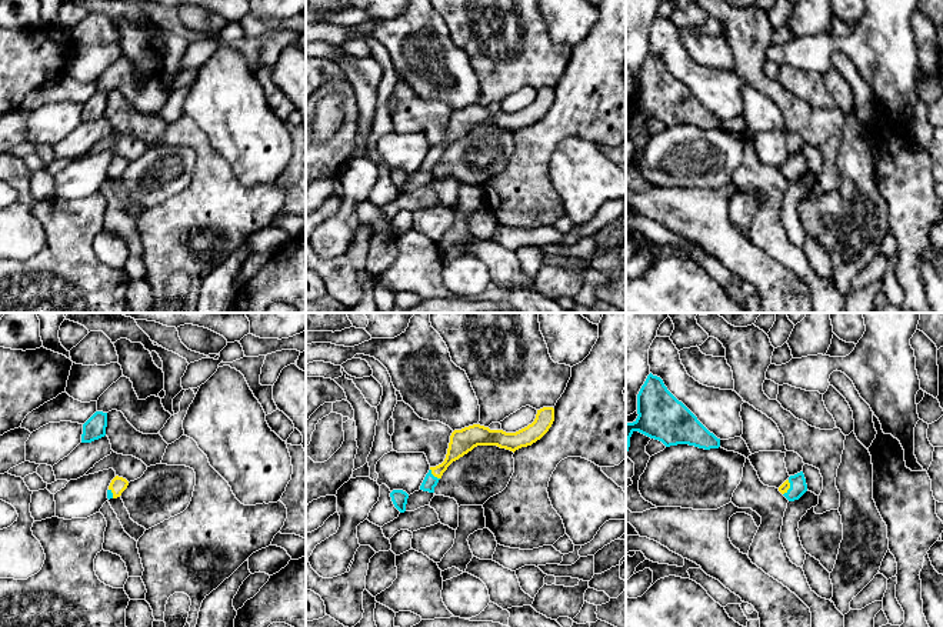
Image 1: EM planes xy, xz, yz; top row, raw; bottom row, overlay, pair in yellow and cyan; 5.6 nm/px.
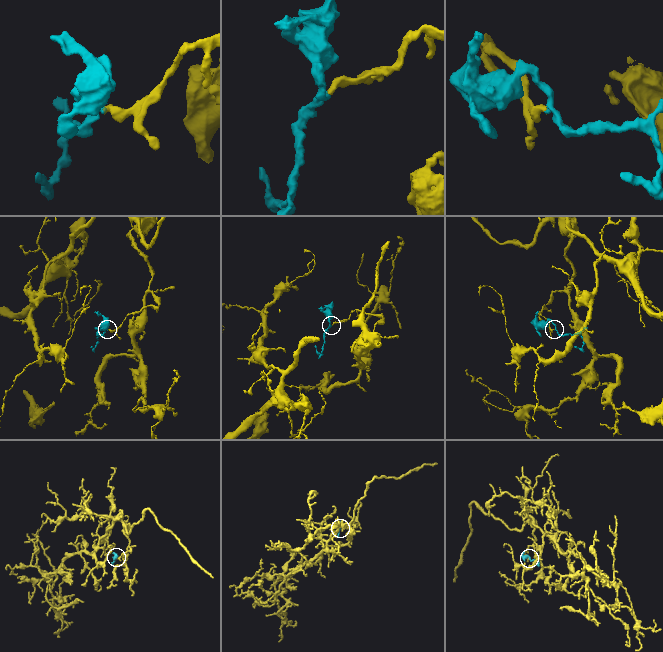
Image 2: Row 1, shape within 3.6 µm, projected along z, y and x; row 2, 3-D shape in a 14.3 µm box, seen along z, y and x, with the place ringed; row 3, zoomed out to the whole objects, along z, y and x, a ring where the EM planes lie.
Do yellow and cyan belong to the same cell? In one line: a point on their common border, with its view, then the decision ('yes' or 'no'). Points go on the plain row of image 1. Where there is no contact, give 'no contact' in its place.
meets yellow in xz at (433, 154); yes

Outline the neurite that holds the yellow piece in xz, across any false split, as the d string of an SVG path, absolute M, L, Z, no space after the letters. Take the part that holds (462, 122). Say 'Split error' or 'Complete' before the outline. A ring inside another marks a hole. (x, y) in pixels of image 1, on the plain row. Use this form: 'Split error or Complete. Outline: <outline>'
Split error. Outline: M543 87L537 90L536 99L527 107L516 111L506 113L503 110L490 110L489 107L473 104L461 110L454 110L450 116L446 139L441 144L430 147L426 154L420 170L434 173L434 167L441 159L447 147L472 131L477 126L497 126L510 131L516 131L522 127L532 126L540 120L552 107L554 101L554 89Z

